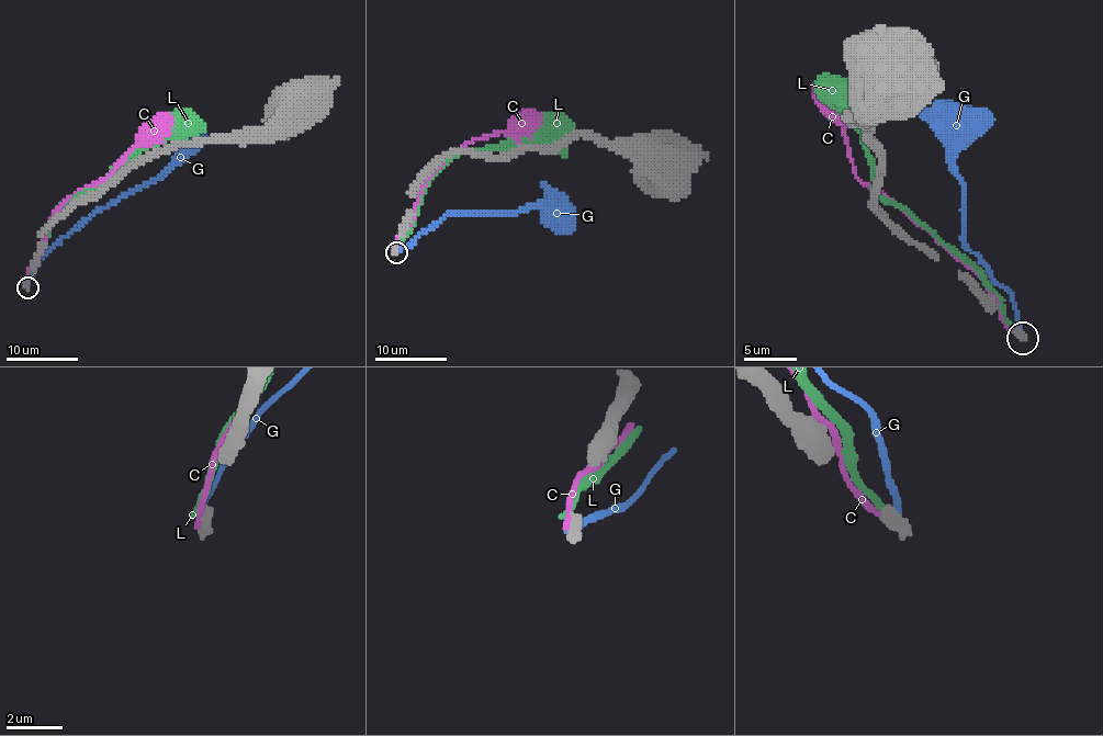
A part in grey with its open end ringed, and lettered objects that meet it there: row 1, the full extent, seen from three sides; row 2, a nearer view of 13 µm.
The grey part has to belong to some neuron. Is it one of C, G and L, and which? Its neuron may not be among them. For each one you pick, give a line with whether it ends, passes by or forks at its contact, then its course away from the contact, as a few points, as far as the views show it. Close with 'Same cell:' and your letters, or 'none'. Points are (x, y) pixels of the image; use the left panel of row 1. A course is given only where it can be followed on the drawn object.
Same cell: none

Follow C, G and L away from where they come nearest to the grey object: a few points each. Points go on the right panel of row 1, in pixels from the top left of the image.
C: (1017, 332), (999, 314), (980, 279), (885, 193), (855, 174), (842, 100)
G: (1017, 329), (1013, 297), (965, 244), (961, 180), (954, 167), (954, 148), (965, 132), (959, 126)
L: (1015, 329), (1004, 316), (1002, 299), (978, 273), (905, 210), (877, 191), (868, 143), (855, 129), (847, 105)

